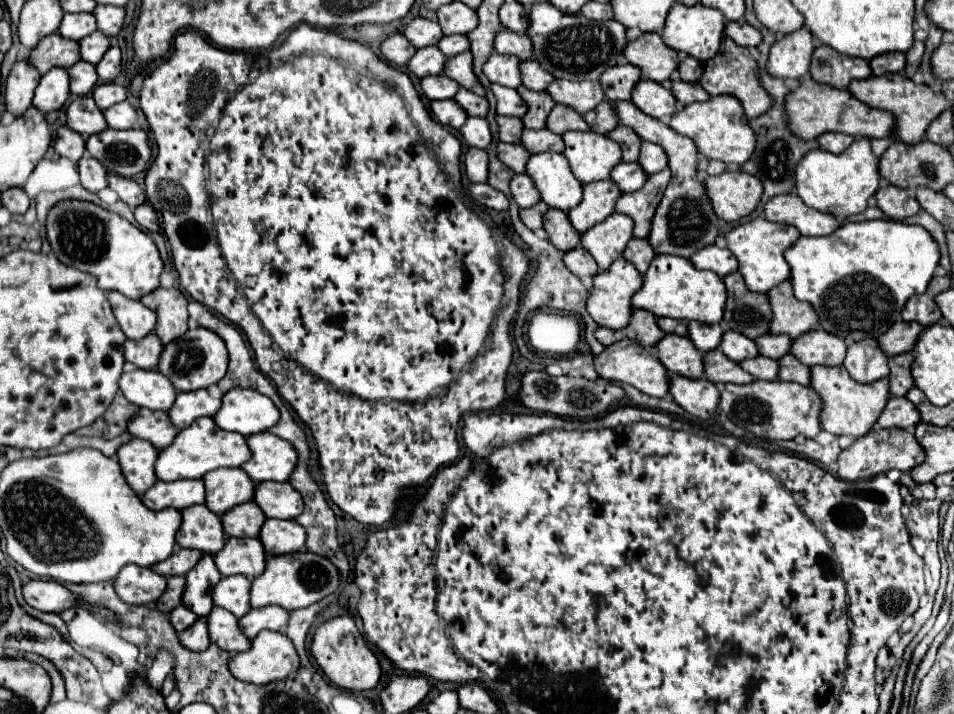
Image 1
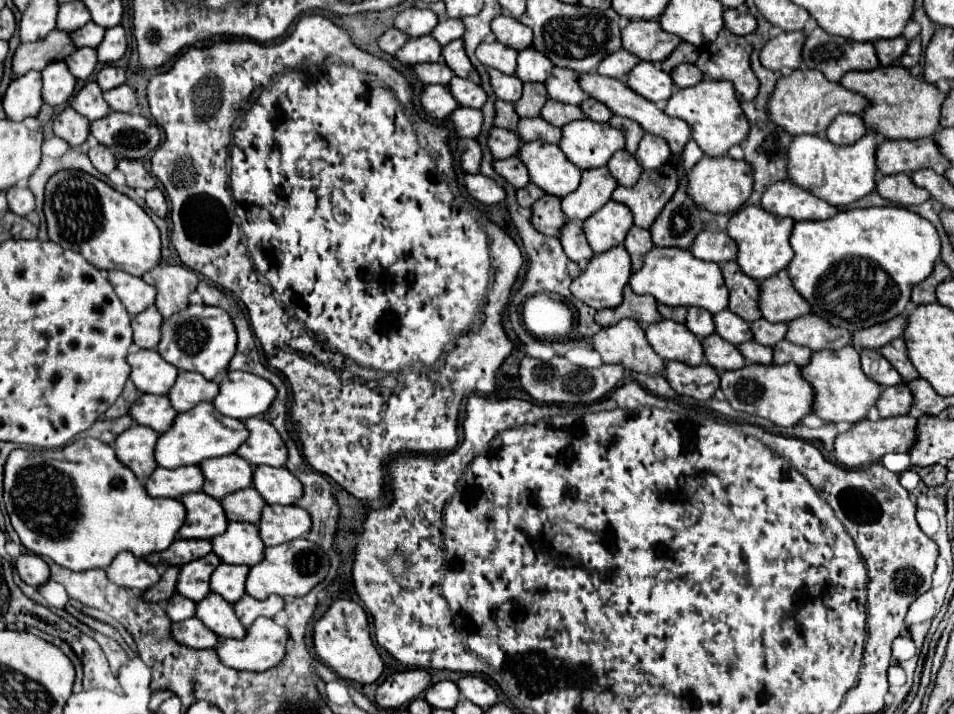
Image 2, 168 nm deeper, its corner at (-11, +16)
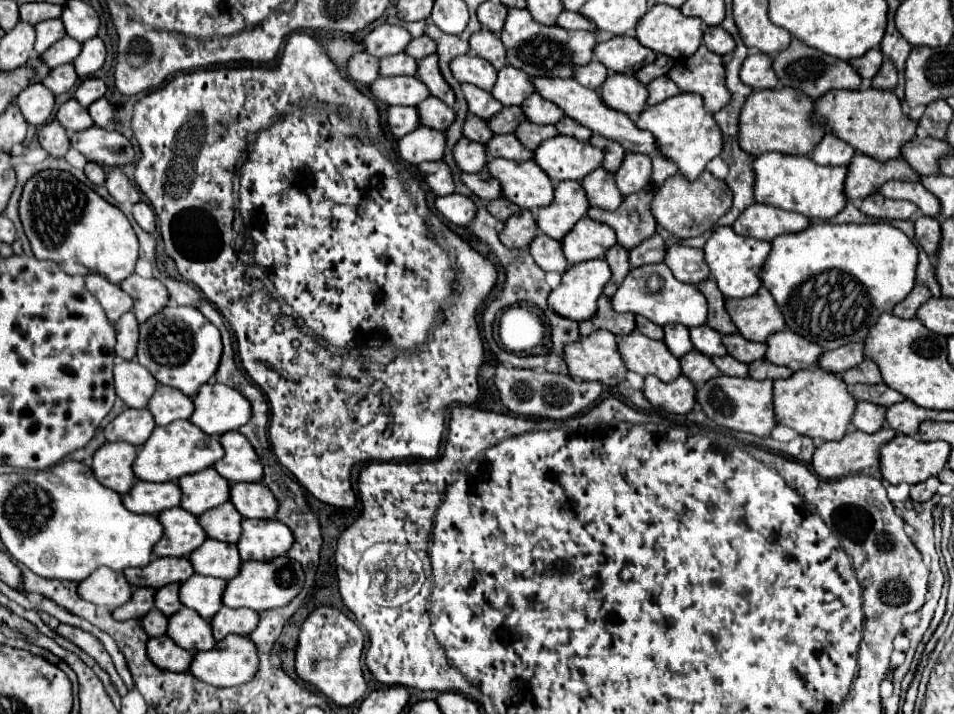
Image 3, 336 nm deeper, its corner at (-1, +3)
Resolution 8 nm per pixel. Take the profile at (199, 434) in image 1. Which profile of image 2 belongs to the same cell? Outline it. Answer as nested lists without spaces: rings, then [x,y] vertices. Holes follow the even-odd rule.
[[[201,402],[189,412],[177,414],[173,426],[159,436],[157,446],[155,446],[155,460],[163,468],[179,468],[179,466],[189,466],[189,464],[201,464],[207,458],[217,458],[217,456],[227,456],[237,452],[237,448],[249,438],[249,430],[245,424],[237,418],[221,416],[211,402]]]

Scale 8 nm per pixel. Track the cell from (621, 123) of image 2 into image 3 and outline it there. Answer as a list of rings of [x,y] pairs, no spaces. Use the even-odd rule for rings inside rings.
[[[593,135],[593,137],[589,139],[589,143],[595,145],[595,147],[599,147],[599,149],[603,151],[603,155],[605,155],[605,159],[603,159],[603,169],[607,169],[609,173],[615,173],[615,171],[619,169],[621,161],[623,161],[623,157],[625,157],[625,149],[623,149],[619,143],[615,143],[615,141],[611,141],[611,139],[605,139],[605,137],[601,137],[601,135]]]

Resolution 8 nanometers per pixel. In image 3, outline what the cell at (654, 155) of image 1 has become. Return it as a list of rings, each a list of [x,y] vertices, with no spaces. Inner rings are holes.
[[[627,153],[623,165],[615,173],[615,183],[621,195],[631,195],[651,183],[651,157],[643,153]]]

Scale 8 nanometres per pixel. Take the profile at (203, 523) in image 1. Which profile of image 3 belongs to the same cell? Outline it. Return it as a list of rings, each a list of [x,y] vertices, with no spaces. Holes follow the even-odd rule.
[[[181,507],[167,509],[157,519],[163,525],[163,537],[153,547],[155,557],[187,557],[207,539],[197,517]]]

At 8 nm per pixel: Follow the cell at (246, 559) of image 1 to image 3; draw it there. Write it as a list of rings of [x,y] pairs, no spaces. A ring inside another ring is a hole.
[[[207,539],[195,553],[189,555],[189,561],[199,575],[211,575],[229,581],[241,569],[241,557],[237,545],[221,543]]]

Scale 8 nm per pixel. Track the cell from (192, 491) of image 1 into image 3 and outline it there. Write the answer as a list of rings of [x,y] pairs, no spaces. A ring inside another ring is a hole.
[[[135,481],[129,493],[123,497],[123,505],[131,513],[151,513],[157,515],[165,509],[177,507],[181,503],[181,489],[177,483],[147,483]]]

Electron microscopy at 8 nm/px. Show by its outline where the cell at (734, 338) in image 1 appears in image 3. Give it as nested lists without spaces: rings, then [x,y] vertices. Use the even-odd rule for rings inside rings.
[[[701,325],[701,327],[691,327],[689,329],[689,337],[691,337],[691,343],[693,343],[693,349],[703,353],[703,355],[709,355],[709,357],[715,357],[715,355],[727,355],[723,343],[721,343],[721,335],[711,331],[707,325]]]

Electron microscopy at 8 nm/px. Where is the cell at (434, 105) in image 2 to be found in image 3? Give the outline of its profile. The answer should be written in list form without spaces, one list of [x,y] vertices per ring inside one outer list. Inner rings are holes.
[[[389,107],[387,109],[387,127],[395,139],[411,133],[419,127],[419,113],[415,107]]]

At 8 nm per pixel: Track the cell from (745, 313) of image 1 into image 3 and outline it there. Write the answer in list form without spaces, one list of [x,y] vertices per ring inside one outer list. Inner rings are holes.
[[[705,279],[701,281],[699,285],[699,291],[705,295],[707,303],[709,303],[709,317],[707,317],[707,325],[711,329],[715,329],[717,333],[725,335],[725,333],[737,333],[731,317],[727,315],[725,311],[725,299],[723,295],[719,293],[719,289],[715,287],[715,281],[713,279]]]

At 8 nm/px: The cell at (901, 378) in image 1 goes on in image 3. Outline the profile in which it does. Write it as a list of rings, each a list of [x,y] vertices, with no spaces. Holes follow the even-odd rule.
[[[863,361],[859,363],[857,367],[845,371],[841,375],[841,379],[847,383],[847,385],[857,385],[857,383],[867,383],[867,385],[875,385],[875,383],[881,383],[881,373],[879,369],[875,369],[873,361]]]

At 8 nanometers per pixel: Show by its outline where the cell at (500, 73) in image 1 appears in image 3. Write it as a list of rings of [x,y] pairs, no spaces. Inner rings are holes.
[[[471,55],[455,57],[455,61],[451,61],[451,73],[459,83],[471,83],[483,91],[491,91],[497,79],[497,71],[489,61]]]

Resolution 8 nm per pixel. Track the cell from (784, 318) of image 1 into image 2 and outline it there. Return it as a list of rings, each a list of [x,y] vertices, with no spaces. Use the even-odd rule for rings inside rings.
[[[781,270],[779,274],[761,282],[759,306],[763,318],[769,322],[791,322],[811,312],[805,298],[793,288],[787,270]]]

